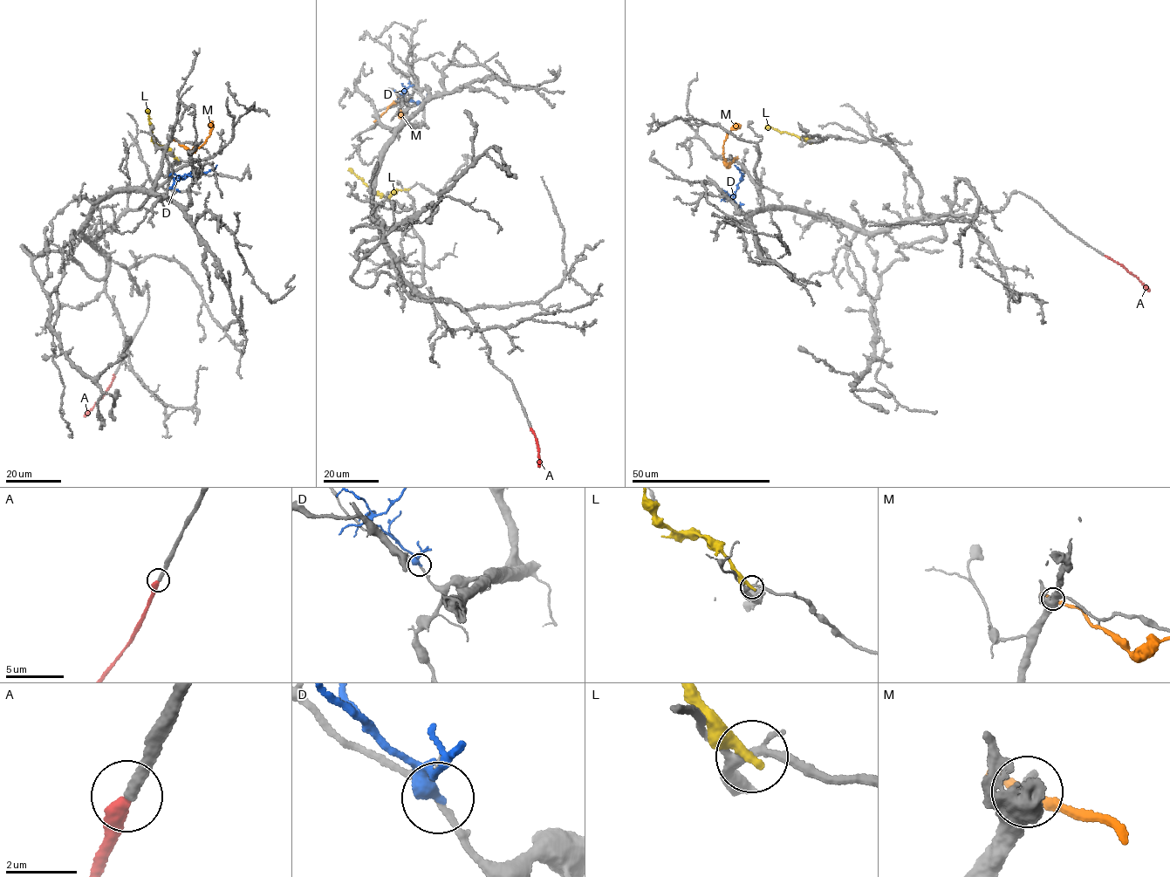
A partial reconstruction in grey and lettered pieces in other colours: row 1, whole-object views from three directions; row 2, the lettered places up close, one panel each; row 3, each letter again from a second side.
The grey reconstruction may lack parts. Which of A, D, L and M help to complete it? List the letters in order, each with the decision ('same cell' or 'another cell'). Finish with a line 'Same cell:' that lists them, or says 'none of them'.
A: same cell
D: another cell
L: another cell
M: another cell
Same cell: A

